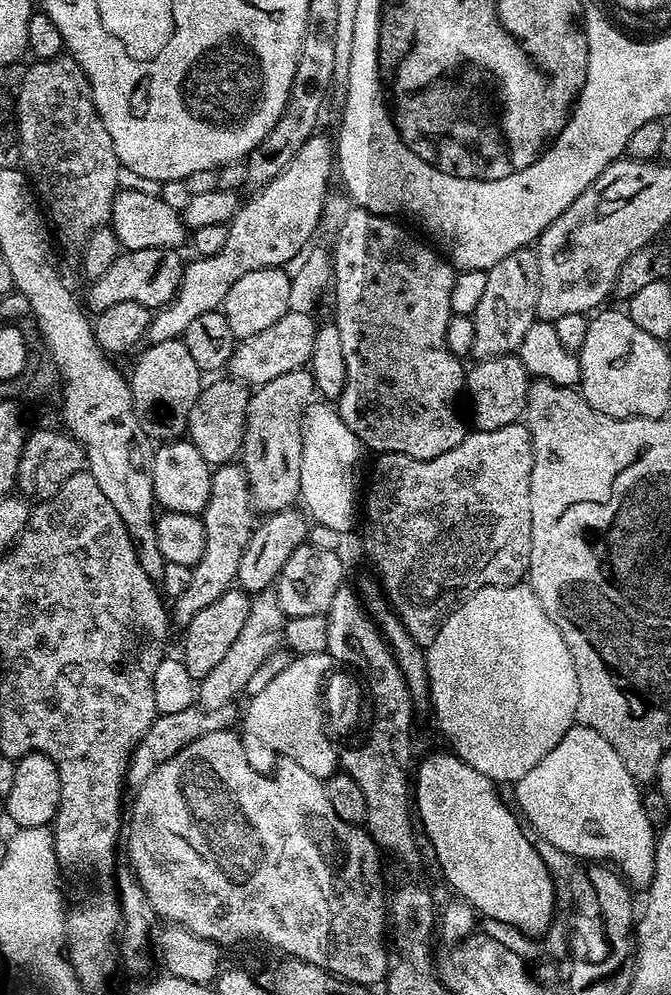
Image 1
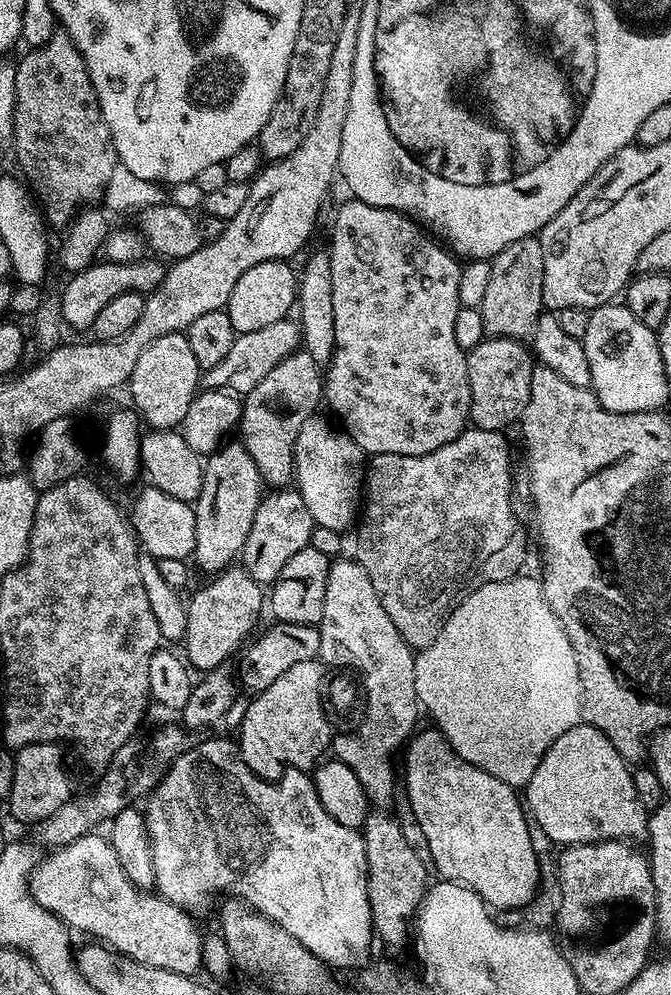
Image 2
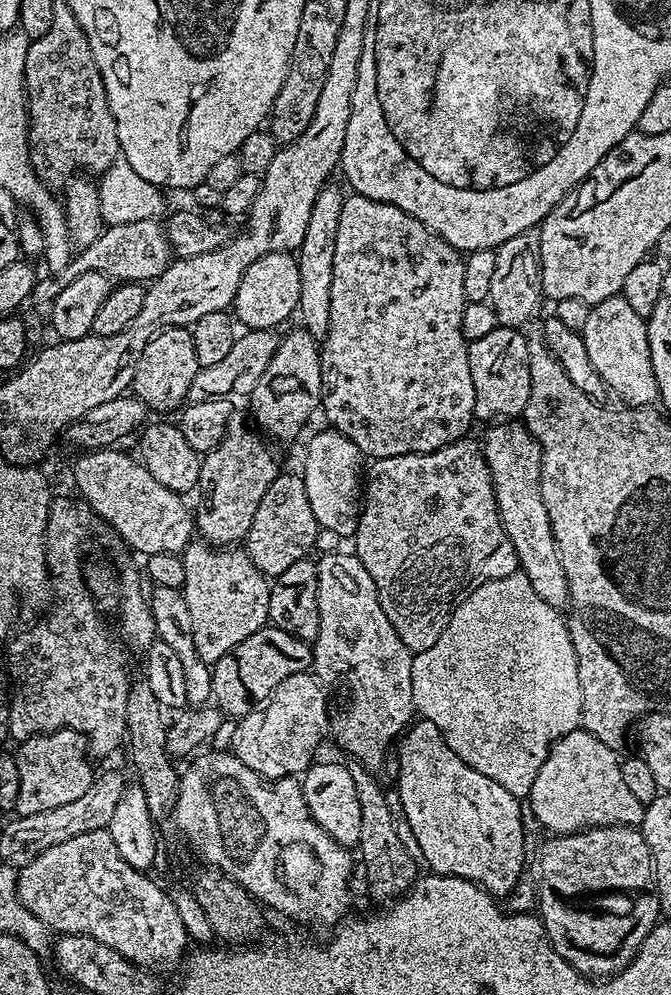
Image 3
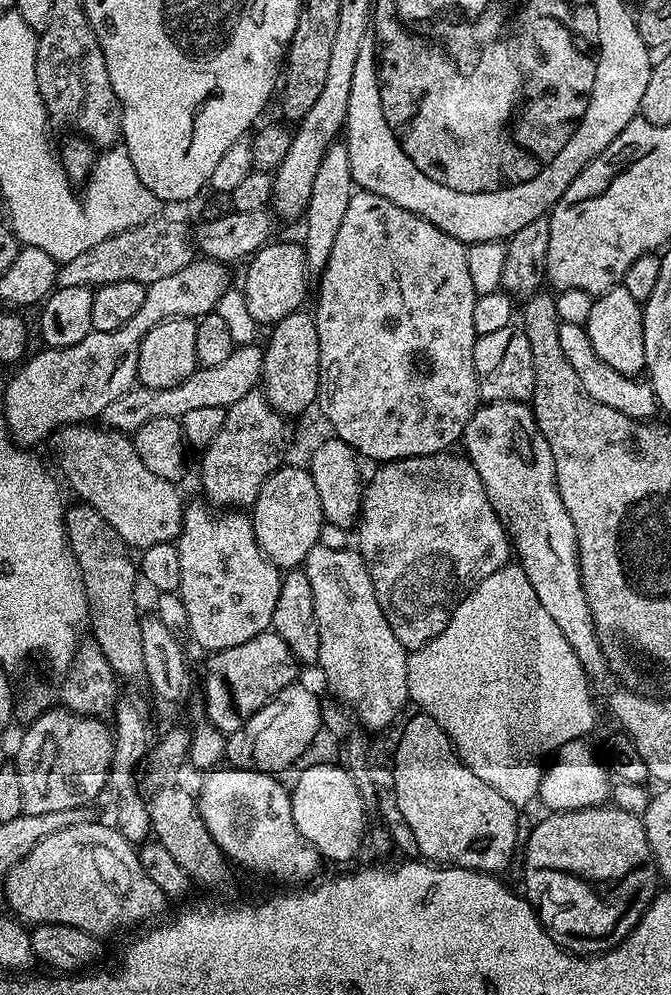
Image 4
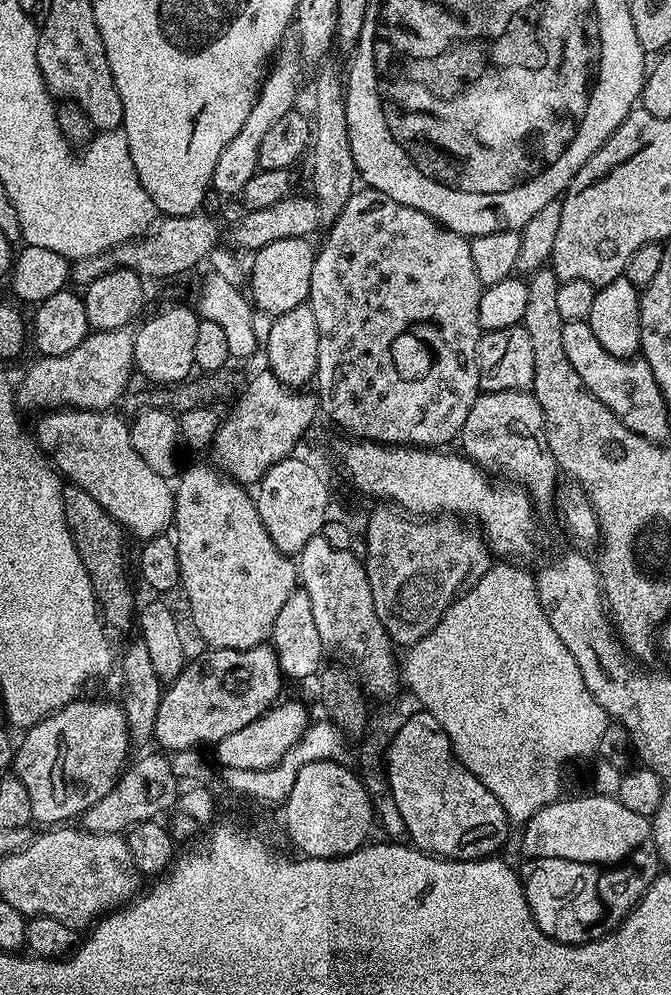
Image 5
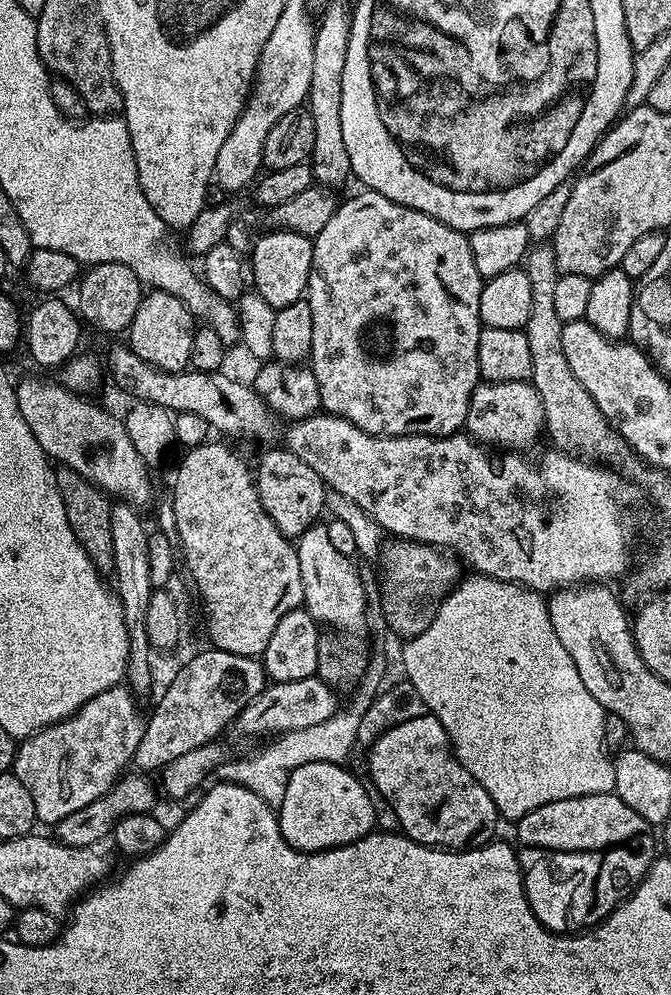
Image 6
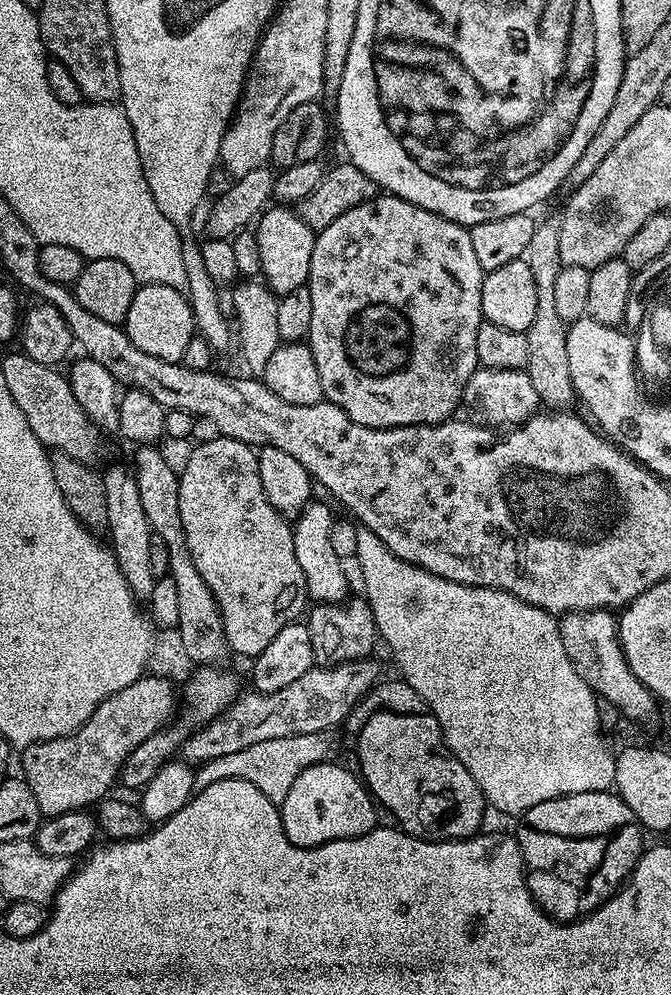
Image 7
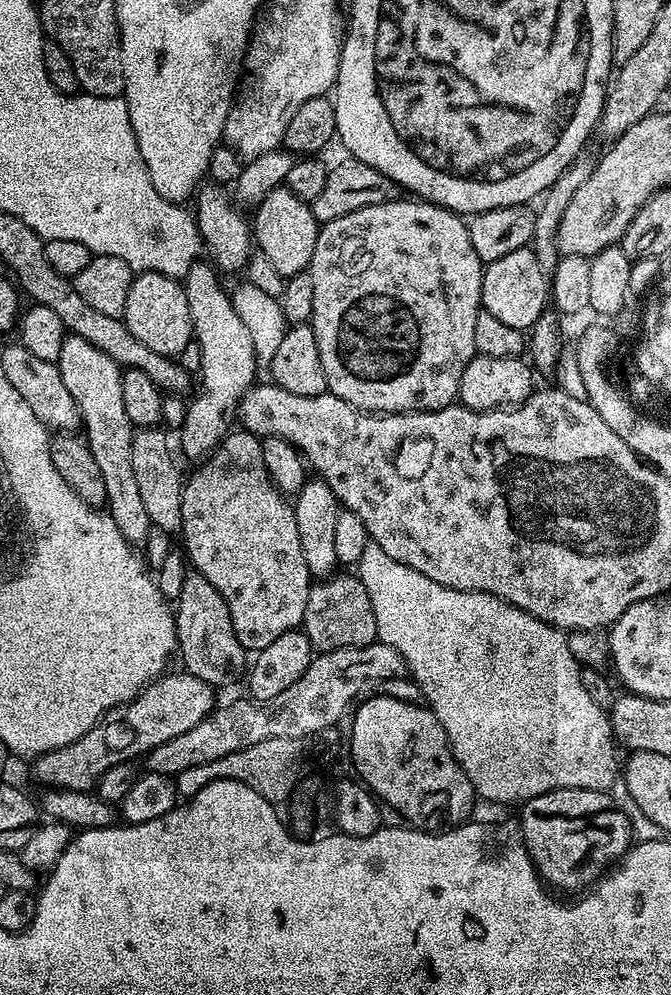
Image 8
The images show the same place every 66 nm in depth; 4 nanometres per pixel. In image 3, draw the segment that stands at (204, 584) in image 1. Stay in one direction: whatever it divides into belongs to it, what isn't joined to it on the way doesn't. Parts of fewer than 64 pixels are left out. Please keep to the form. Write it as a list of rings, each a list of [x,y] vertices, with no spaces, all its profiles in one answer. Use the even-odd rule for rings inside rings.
[[[233,418],[222,442],[218,442],[214,450],[203,453],[200,462],[200,501],[196,508],[194,504],[194,528],[213,546],[236,546],[247,537],[250,522],[254,522],[254,513],[258,511],[258,502],[262,502],[266,490],[270,490],[270,482],[274,482],[274,478],[282,471],[281,465],[276,465],[276,456],[271,448],[273,445],[251,423],[248,424],[243,424],[240,418]]]

